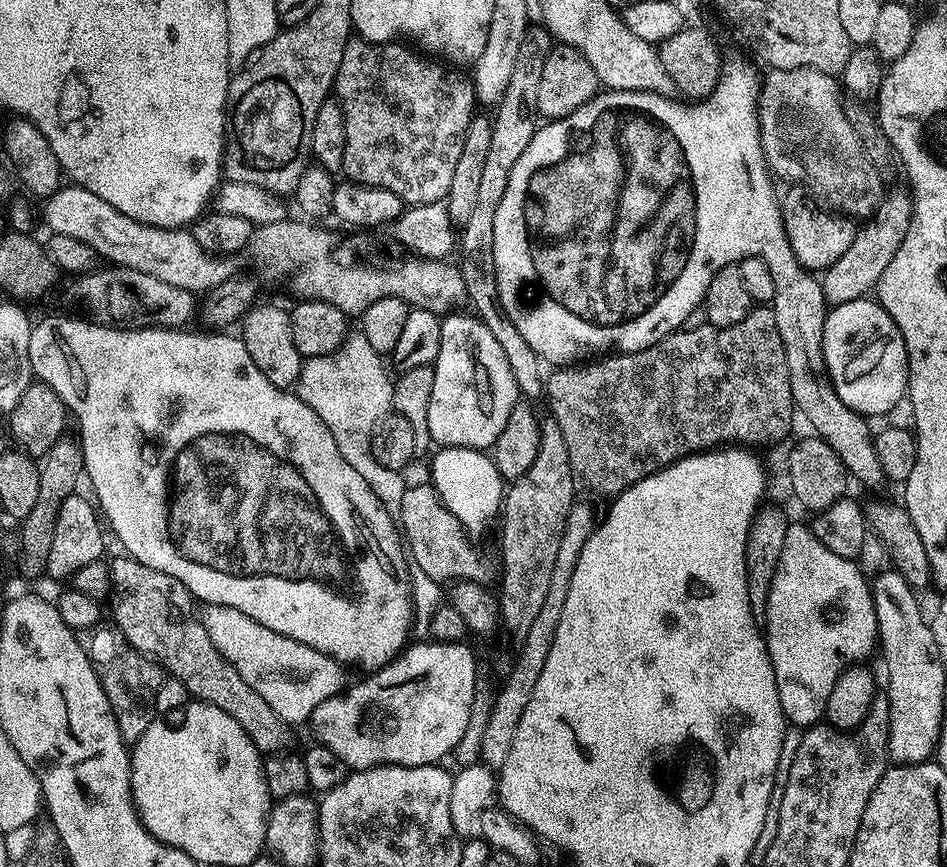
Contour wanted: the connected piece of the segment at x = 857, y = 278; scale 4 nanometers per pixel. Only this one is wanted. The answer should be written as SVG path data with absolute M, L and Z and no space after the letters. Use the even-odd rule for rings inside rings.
M885 191L876 211L857 227L854 242L850 242L850 250L846 250L846 254L842 254L842 258L838 258L838 262L834 262L823 273L824 299L829 305L859 300L875 289L876 283L882 278L882 270L890 266L894 254L898 254L906 238L906 230L910 230L912 212L913 197L907 191Z

